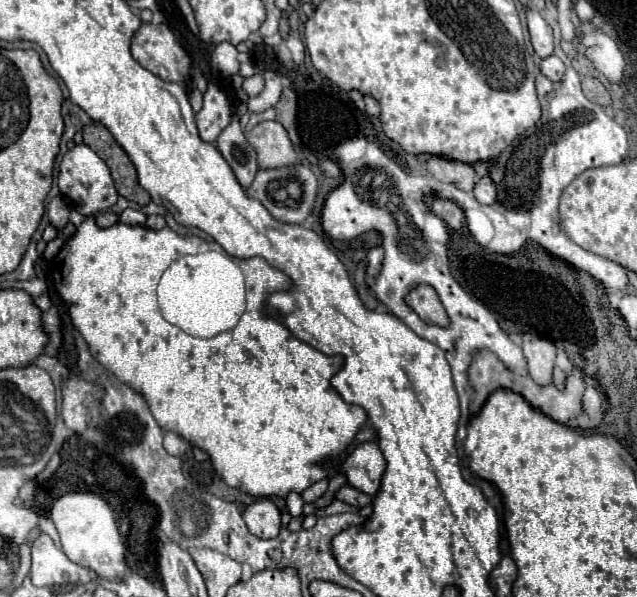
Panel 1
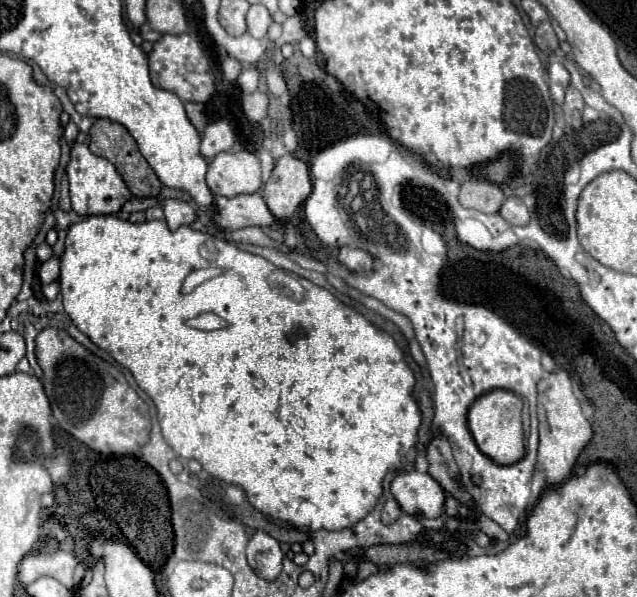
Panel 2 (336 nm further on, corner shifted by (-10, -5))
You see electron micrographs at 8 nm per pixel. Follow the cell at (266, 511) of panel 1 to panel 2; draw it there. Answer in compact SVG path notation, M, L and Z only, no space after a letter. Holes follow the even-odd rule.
M257 531L247 545L249 567L265 581L275 581L279 577L284 558L279 543L263 531Z

